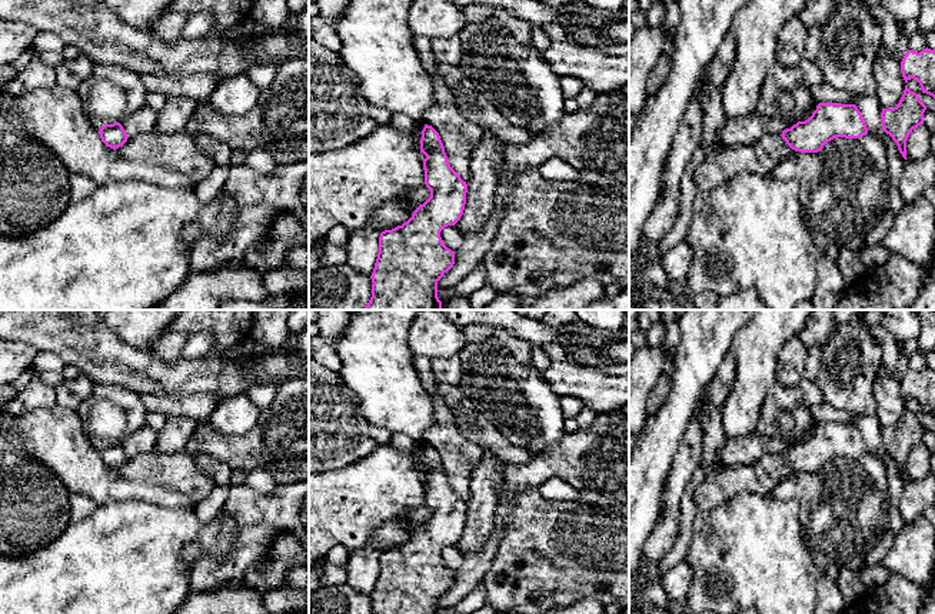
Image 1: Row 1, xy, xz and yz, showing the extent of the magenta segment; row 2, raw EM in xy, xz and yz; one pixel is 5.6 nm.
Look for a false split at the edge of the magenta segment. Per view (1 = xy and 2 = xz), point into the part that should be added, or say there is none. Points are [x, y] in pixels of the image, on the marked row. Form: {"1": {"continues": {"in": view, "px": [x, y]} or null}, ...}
{"1": {"continues": null}, "2": {"continues": null}}

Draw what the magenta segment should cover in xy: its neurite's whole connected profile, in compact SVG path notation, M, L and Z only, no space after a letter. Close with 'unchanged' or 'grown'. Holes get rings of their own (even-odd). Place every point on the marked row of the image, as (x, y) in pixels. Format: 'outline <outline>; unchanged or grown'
outline M120 123L104 124L99 130L99 134L102 141L113 150L122 147L129 139Z; unchanged

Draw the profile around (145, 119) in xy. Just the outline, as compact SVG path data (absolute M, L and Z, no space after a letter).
M143 106L137 111L127 114L120 123L129 137L153 130L157 121L157 111L149 106Z

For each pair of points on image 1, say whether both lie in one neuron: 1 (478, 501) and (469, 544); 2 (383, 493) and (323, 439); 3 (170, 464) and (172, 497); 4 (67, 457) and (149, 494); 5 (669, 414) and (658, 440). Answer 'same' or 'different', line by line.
1: same
2: different
3: different
4: same
5: same

